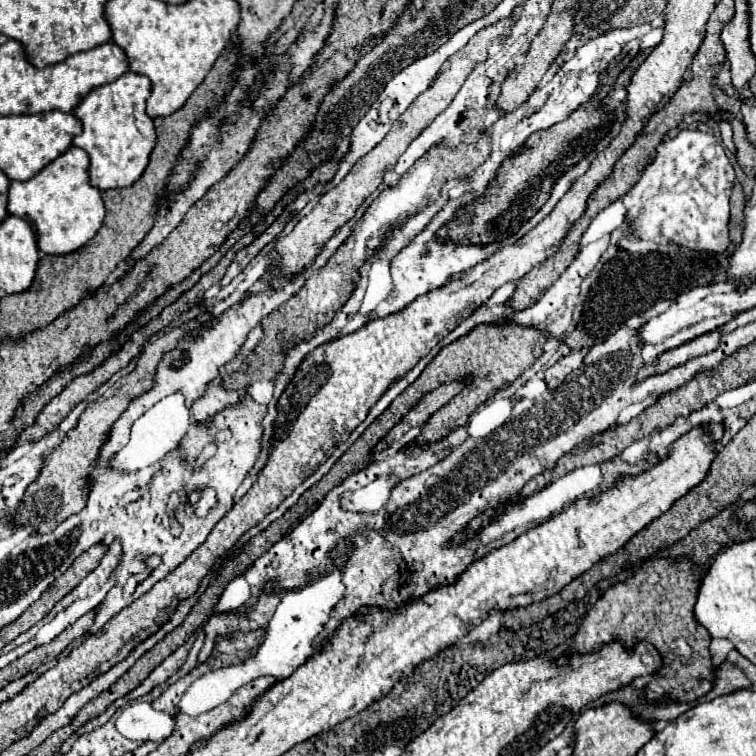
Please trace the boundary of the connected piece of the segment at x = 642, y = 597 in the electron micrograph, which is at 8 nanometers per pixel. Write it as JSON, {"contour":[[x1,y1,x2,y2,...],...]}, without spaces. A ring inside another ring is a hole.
{"contour":[[649,559,643,567,625,583,607,589,599,601,591,607,573,643,563,655,555,659,555,665,565,665,571,655,585,655,599,651,611,641,621,641,627,651,633,651,639,641,649,641,659,651,663,663,657,675,645,685,641,699,653,703,669,695,675,703,691,703,703,697,713,687,713,663,709,653,711,635,693,617,695,593,701,581,701,571,697,571,689,559],[687,645,687,649,683,649]]}

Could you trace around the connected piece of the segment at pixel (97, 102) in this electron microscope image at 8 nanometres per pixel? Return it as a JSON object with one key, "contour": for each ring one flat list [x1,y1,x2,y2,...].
{"contour":[[127,71,117,81,93,89,73,111,83,121,83,133,75,137,73,145,81,147,89,155,93,187,101,191,129,187,141,177,157,139,153,119,145,113,145,101,149,95,149,77]]}

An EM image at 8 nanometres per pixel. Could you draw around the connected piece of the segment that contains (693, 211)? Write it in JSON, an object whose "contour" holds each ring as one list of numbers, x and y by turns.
{"contour":[[681,131,675,139,663,141,657,147,657,157,643,171,641,179,623,197,627,205,627,217,633,221,633,231,643,241,653,243,677,243,693,251,723,253,729,245,729,195,735,185,735,171,723,151,723,145,703,131]]}

